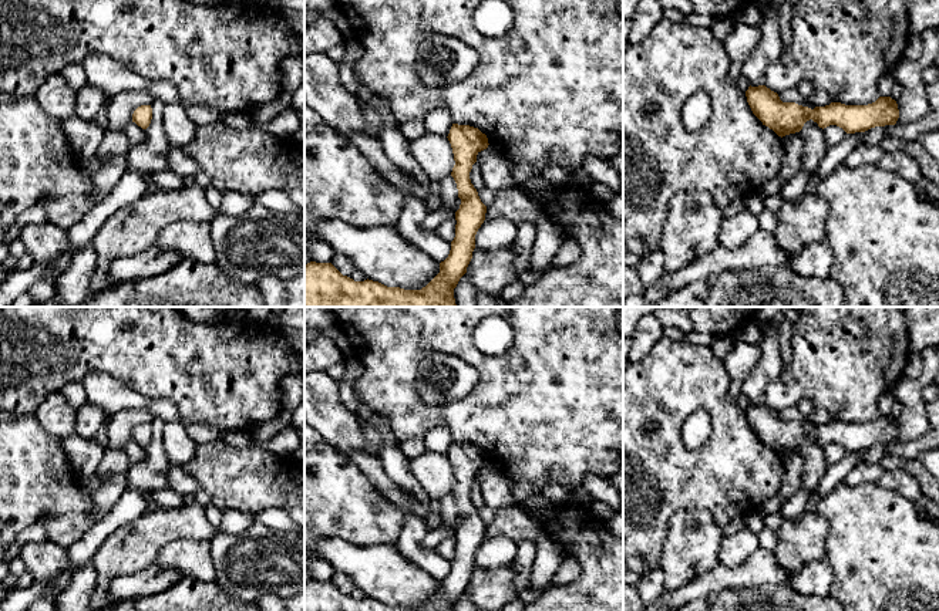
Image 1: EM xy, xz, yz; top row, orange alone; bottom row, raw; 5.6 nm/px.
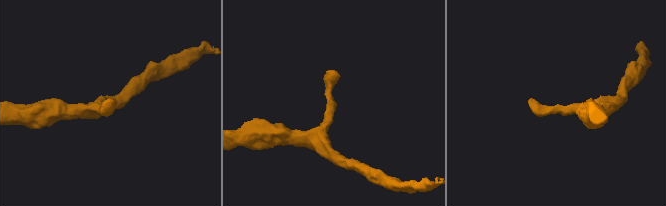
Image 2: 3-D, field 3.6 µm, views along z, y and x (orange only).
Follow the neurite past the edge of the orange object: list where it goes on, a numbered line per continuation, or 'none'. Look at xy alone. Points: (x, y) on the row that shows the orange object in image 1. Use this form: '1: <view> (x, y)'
none

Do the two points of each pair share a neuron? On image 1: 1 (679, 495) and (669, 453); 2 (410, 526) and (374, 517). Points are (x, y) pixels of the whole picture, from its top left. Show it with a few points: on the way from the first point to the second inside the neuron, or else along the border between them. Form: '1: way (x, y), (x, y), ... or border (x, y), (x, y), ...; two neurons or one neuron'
1: way (677, 485), (669, 476), (669, 463); one neuron
2: border (401, 509), (404, 523), (394, 546); two neurons

